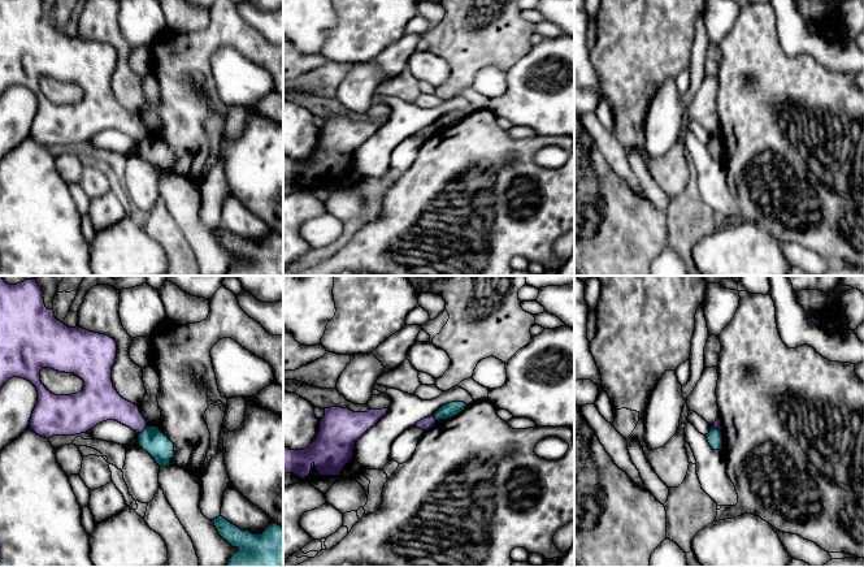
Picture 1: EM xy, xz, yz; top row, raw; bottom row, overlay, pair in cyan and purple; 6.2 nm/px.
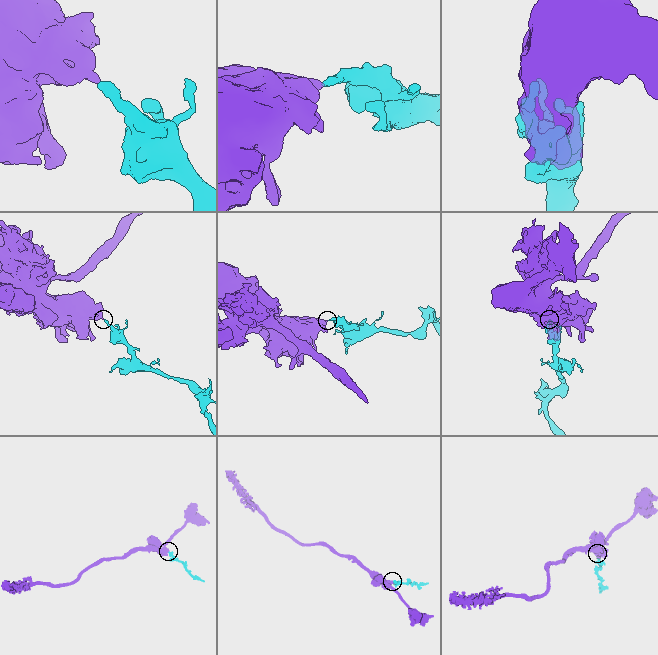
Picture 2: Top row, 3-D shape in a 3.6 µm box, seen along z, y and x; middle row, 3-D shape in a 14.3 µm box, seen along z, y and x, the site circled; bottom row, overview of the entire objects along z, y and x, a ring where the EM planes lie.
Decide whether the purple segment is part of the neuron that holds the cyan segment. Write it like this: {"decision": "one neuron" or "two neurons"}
{"decision": "two neurons"}

